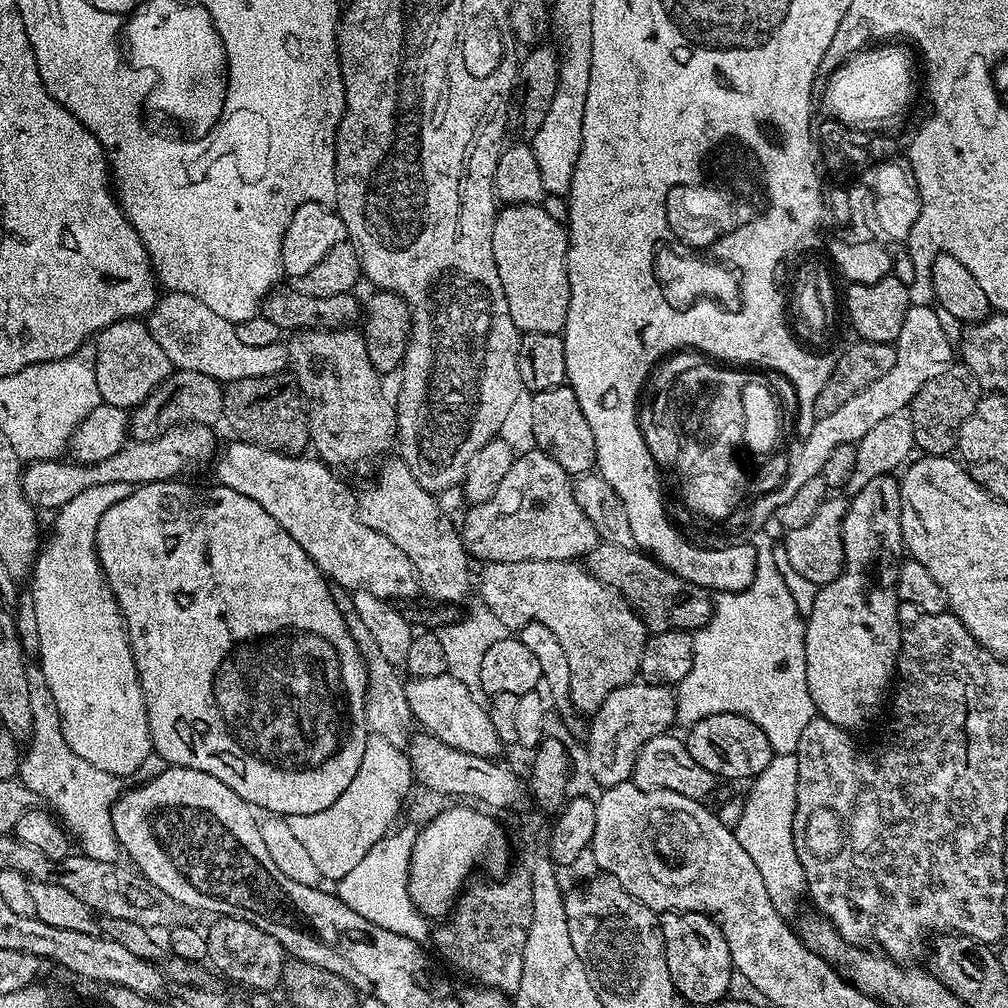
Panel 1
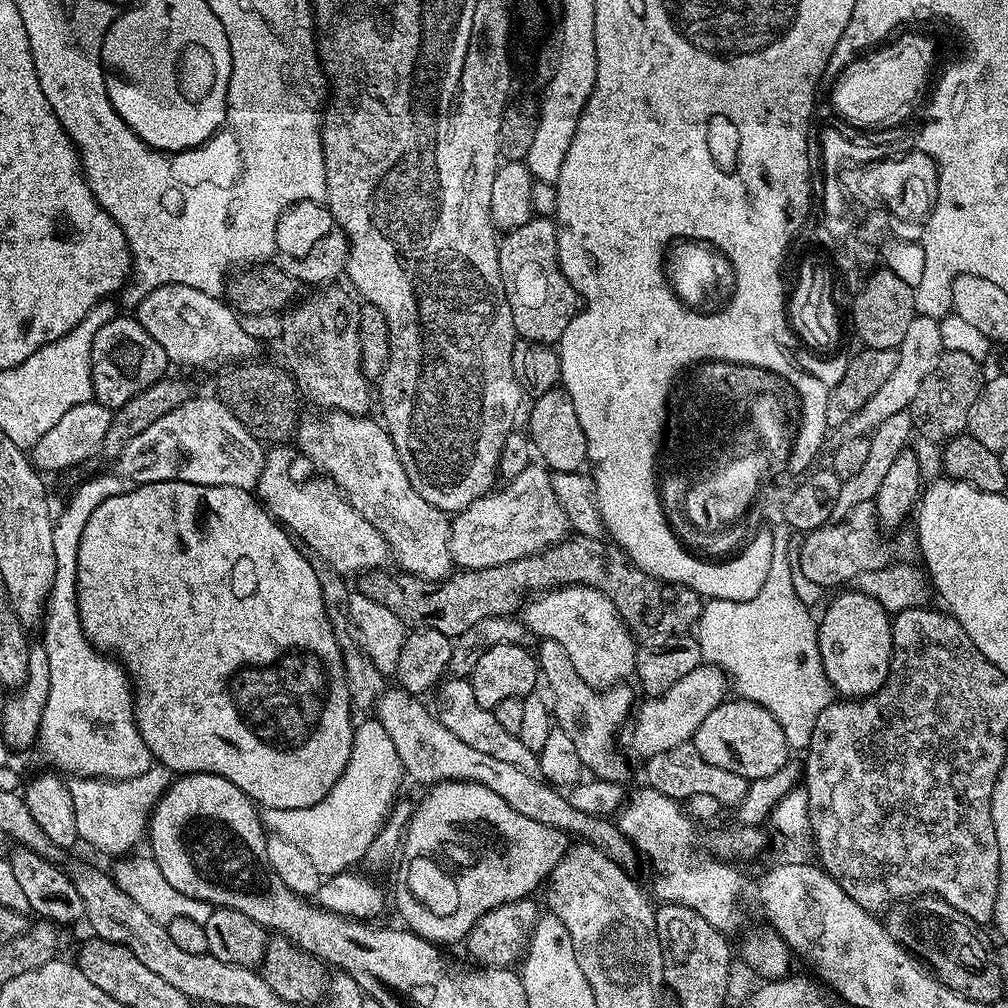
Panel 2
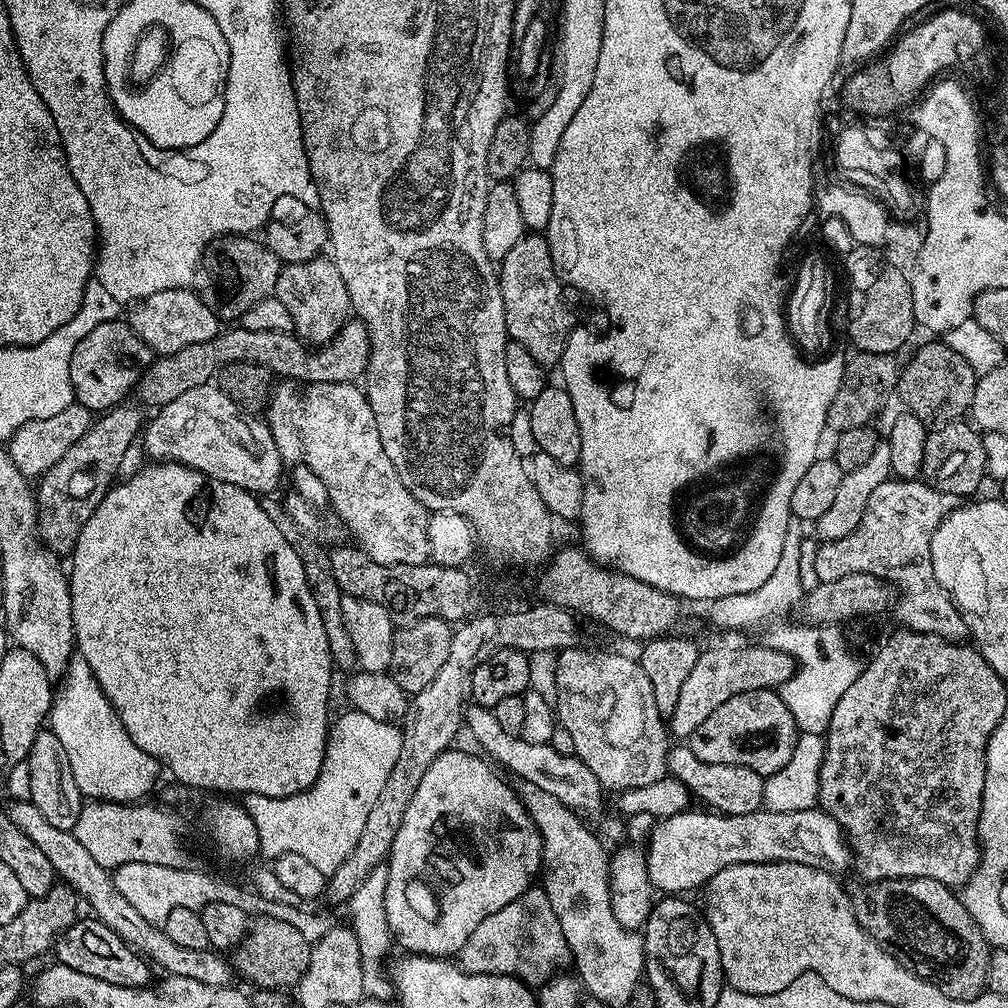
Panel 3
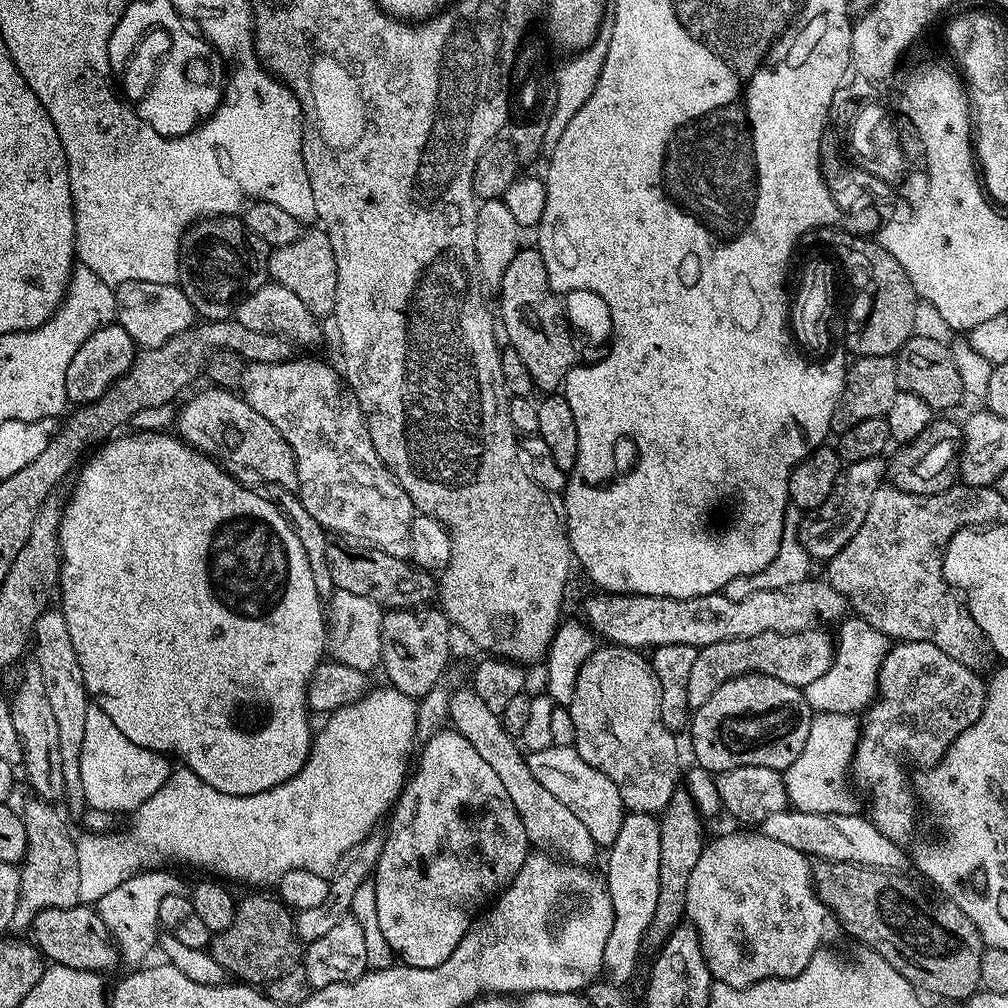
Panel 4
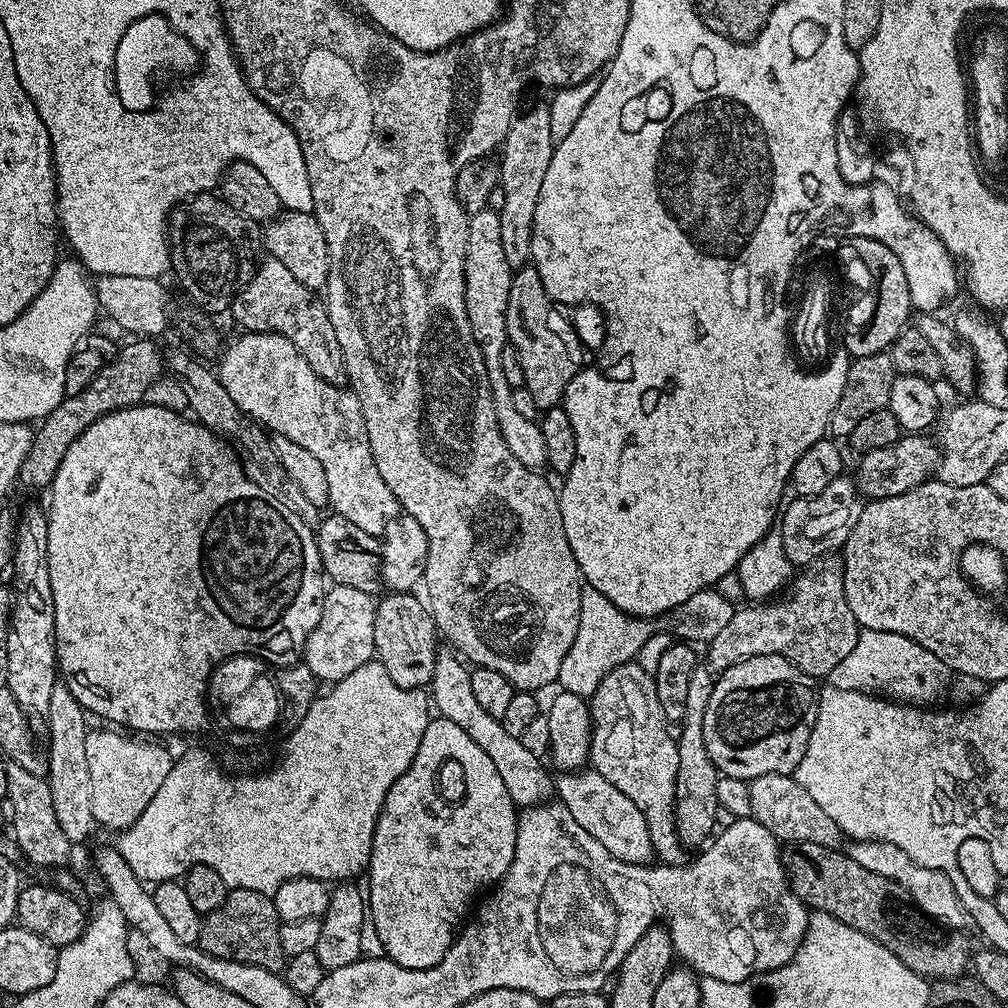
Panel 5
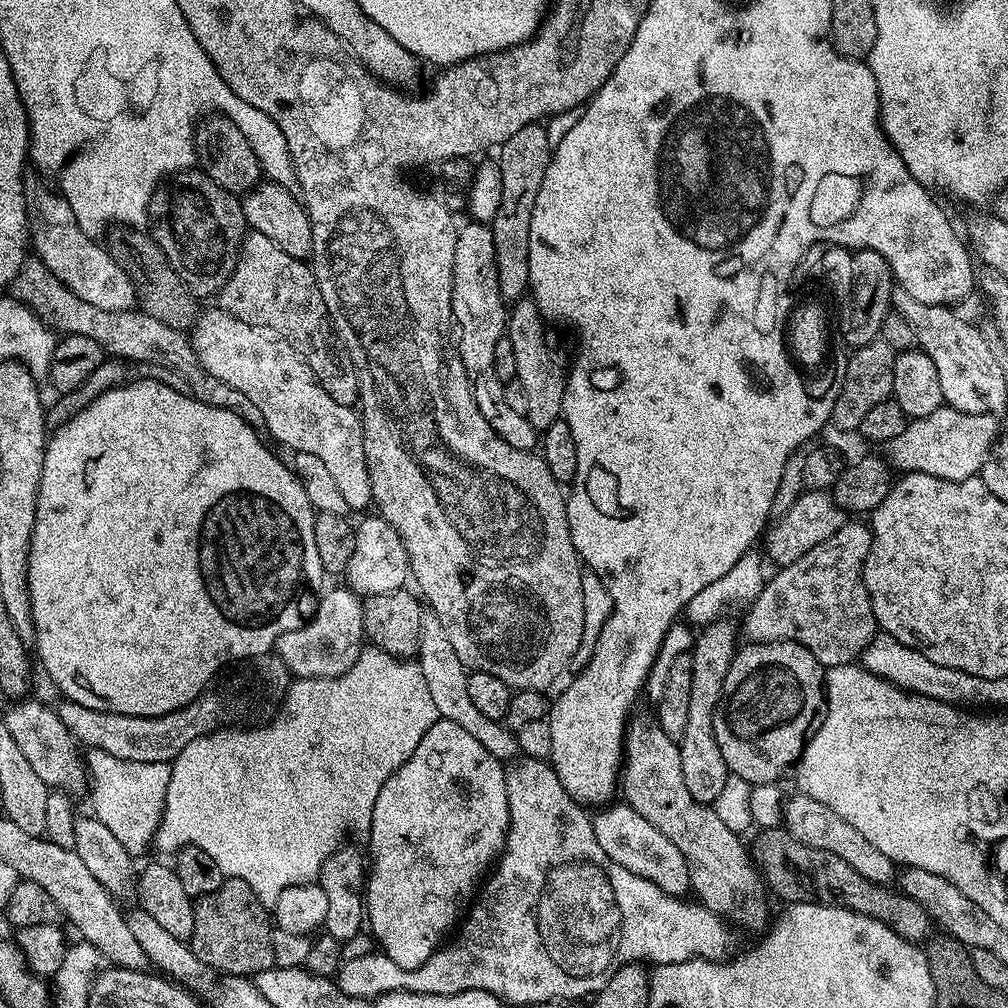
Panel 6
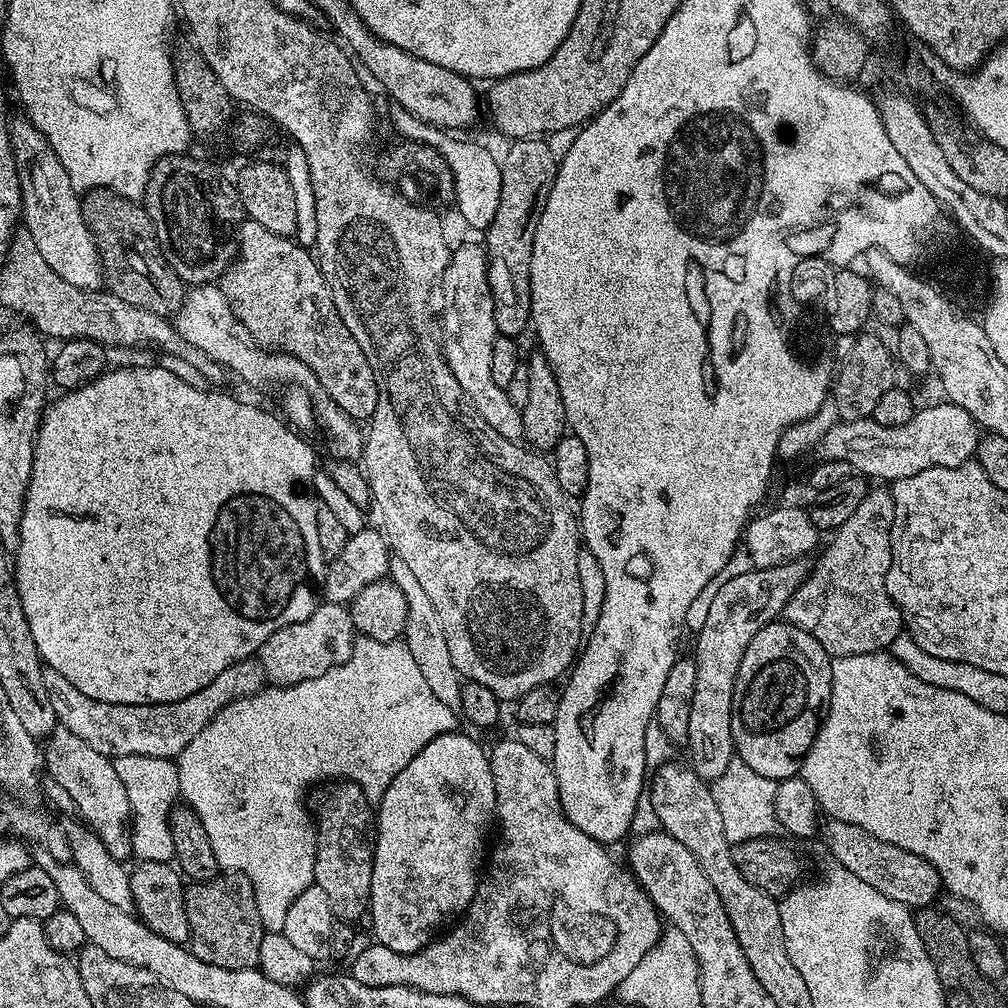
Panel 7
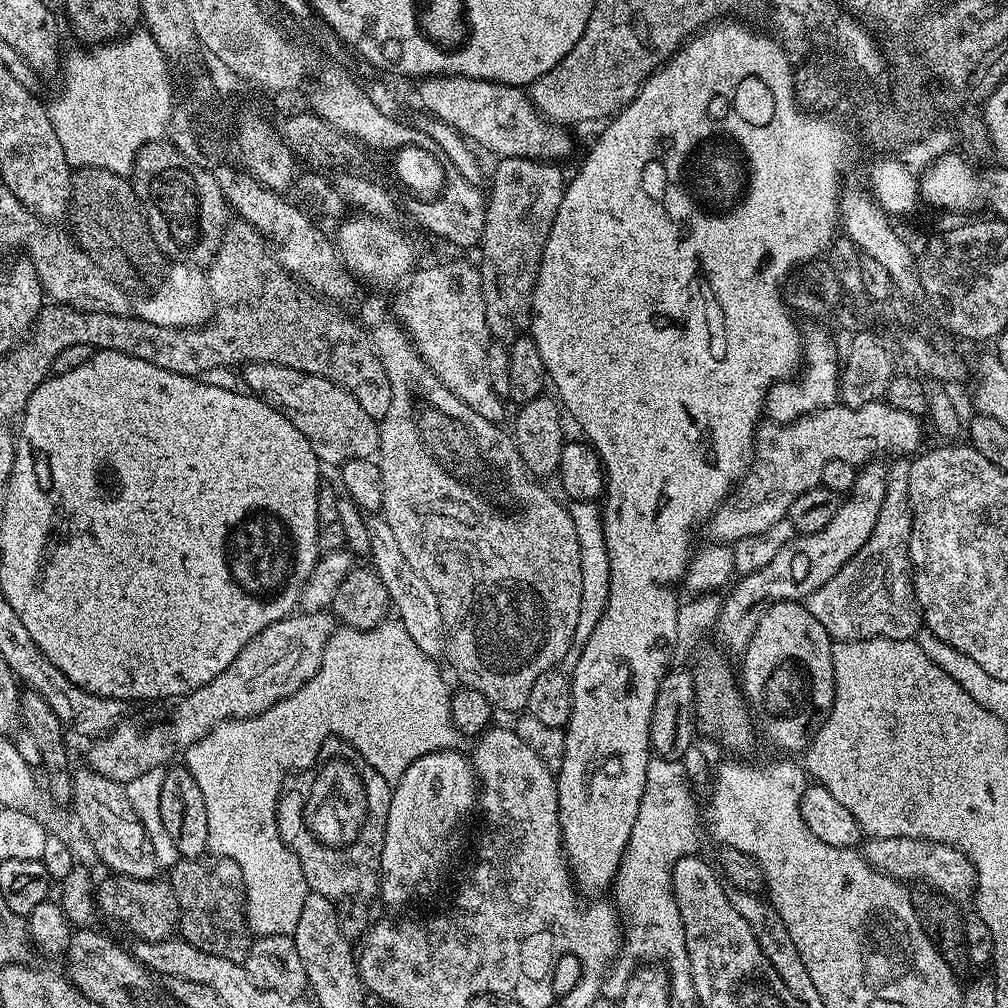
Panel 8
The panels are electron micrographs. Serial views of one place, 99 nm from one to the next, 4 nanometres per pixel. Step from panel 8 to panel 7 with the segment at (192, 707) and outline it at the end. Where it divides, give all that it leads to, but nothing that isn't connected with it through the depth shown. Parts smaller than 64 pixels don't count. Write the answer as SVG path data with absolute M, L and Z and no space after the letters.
M320 602L310 618L287 624L282 630L270 634L270 638L266 638L266 642L260 647L258 659L264 668L265 677L273 685L297 684L310 678L322 678L322 674L346 662L357 639L358 633L352 626L347 607Z

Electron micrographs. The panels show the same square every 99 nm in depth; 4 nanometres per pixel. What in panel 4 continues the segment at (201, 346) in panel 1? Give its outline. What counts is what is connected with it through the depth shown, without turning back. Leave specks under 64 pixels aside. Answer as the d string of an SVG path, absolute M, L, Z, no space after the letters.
M158 282L122 284L115 289L115 293L116 320L141 349L157 348L170 342L174 334L188 331L197 319L196 310L192 307L190 298L186 298L184 291L176 284Z

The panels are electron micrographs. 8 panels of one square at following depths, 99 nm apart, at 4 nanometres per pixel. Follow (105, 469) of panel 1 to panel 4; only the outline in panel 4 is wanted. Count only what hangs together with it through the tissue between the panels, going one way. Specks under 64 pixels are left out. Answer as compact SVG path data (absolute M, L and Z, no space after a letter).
M207 387L197 396L189 395L183 401L185 404L180 408L180 417L176 420L177 429L175 428L180 439L202 453L215 454L221 461L240 463L242 467L257 472L259 479L265 484L299 489L296 456L286 438L282 438L282 434L278 434L278 430L270 426L270 422L266 422L266 418L262 418L258 410L251 408L244 401L243 395L227 388Z

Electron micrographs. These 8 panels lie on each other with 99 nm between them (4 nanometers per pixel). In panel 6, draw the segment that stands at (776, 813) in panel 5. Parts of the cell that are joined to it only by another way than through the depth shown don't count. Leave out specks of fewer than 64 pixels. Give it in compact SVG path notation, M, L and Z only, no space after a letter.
M803 794L795 795L789 795L782 804L783 827L787 828L790 834L794 834L794 838L814 850L827 850L830 854L838 854L838 858L844 859L849 866L854 866L854 870L858 870L862 878L875 884L891 885L897 879L897 865L893 864L890 858L886 858L882 850L870 846L870 841L863 834L858 834L858 830L854 830L850 822L838 818L838 814L834 814L834 810L830 810L830 806L825 806L823 802Z

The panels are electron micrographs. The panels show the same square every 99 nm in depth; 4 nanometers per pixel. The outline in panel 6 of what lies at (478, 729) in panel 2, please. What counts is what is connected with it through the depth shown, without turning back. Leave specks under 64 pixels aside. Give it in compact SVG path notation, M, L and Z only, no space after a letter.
M619 803L601 807L597 811L600 813L592 816L598 846L602 846L602 850L606 850L606 854L618 862L618 866L626 866L630 874L638 874L654 882L654 886L666 894L683 897L692 887L692 875L682 850L678 850L678 846L674 846L674 842L670 842L662 830L650 826L650 822L646 822L646 818L642 818L642 814L635 812L628 803Z

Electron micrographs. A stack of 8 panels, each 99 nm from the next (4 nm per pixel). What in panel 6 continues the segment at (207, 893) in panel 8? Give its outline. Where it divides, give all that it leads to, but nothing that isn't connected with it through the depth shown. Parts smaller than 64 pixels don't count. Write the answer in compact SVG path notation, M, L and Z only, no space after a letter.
M226 878L214 894L199 897L195 905L194 934L190 947L209 970L224 976L253 978L274 967L274 920L258 894L254 894L246 882Z

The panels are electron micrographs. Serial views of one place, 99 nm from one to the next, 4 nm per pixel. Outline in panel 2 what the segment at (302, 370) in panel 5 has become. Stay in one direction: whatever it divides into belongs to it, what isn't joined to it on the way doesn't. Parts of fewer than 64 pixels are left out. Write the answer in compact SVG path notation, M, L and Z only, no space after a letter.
M329 411L327 414L316 414L320 416L308 416L299 421L296 425L294 433L294 444L304 456L309 456L318 467L321 468L321 473L327 474L330 479L340 487L345 498L347 498L354 510L358 510L358 514L362 514L362 518L366 518L366 522L370 522L370 526L374 526L382 534L382 538L386 538L388 543L388 550L393 561L397 560L399 567L405 572L412 573L413 576L421 576L427 580L446 580L453 575L454 565L452 563L452 555L450 554L450 520L441 508L434 507L430 502L426 502L426 498L422 498L422 494L418 494L418 490L414 490L414 486L410 486L410 478L406 478L406 470L402 470L402 462L398 458L398 450L394 450L394 442L392 435L388 433L388 429L384 427L379 419L371 420L371 415L365 414L363 416L355 416L349 412L333 412Z

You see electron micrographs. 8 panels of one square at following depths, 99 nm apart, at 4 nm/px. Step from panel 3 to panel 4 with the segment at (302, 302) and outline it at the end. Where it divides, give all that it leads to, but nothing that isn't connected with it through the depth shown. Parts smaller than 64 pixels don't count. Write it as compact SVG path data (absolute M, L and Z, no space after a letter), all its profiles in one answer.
M301 231L294 242L272 248L268 254L268 275L275 283L286 286L318 318L332 316L338 294L338 266L334 262L334 246L330 246L327 232Z

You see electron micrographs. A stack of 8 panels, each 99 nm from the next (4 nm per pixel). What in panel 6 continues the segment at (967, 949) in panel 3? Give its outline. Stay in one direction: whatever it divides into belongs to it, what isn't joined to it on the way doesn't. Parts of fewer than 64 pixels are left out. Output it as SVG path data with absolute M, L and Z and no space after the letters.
M783 826L765 828L756 833L758 833L756 841L750 844L751 859L770 892L772 888L773 894L778 899L784 900L783 902L839 904L881 920L904 940L920 942L920 939L923 941L929 935L928 913L903 890L897 890L886 884L875 884L862 878L862 874L858 874L858 870L854 870L854 866L849 866L844 859L838 858L838 854L830 854L827 850L814 850L806 846L801 840L794 838L794 834L790 834Z

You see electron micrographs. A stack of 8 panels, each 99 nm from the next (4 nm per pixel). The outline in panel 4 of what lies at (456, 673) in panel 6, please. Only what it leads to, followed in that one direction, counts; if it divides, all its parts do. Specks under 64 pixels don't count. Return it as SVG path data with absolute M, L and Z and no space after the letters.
M464 686L451 693L448 718L451 727L460 732L462 738L466 738L466 742L470 742L470 746L474 746L479 756L493 768L494 774L498 774L506 795L510 802L514 802L514 810L518 810L522 818L529 845L559 854L565 861L573 864L591 865L591 860L598 852L598 845L594 838L590 838L590 830L586 830L586 826L582 826L582 822L578 822L578 818L570 814L570 809L562 806L562 802L558 802L558 798L550 794L550 790L546 790L546 786L542 786L538 778L534 778L534 774L530 774L530 766L521 745L513 736L506 734L499 715L486 707L486 702L482 702L482 698L478 698L471 687Z

